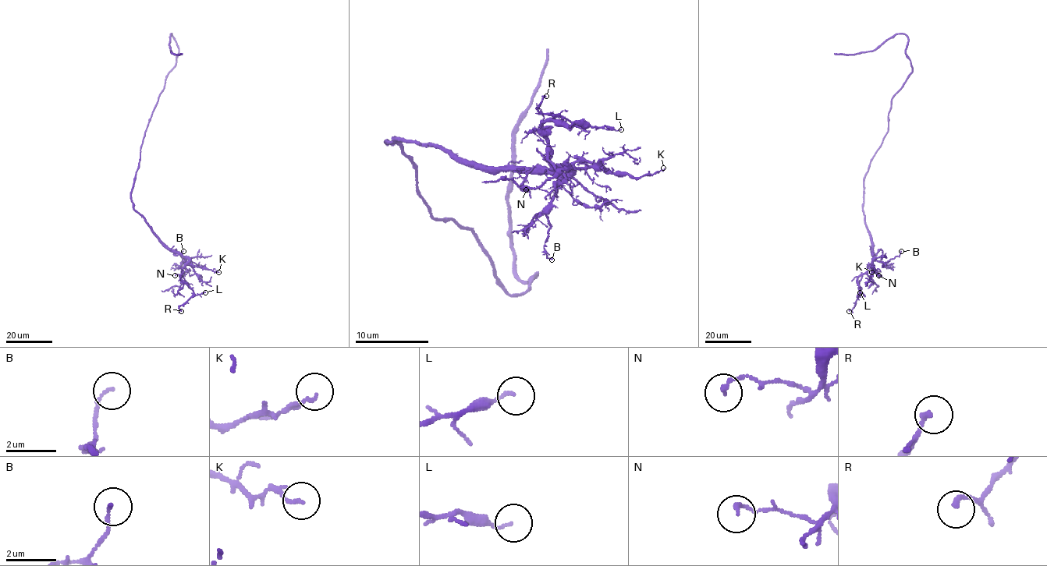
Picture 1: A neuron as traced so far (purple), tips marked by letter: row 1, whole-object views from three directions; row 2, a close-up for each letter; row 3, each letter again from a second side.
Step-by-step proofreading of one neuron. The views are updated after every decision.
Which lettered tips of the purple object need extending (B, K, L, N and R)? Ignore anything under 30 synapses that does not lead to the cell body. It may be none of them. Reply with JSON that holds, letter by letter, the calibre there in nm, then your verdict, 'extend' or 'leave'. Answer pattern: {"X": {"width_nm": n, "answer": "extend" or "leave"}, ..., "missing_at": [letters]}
{"B": {"width_nm": 110, "answer": "leave"}, "K": {"width_nm": 100, "answer": "leave"}, "L": {"width_nm": 90, "answer": "leave"}, "N": {"width_nm": 160, "answer": "leave"}, "R": {"width_nm": 200, "answer": "leave"}, "missing_at": []}

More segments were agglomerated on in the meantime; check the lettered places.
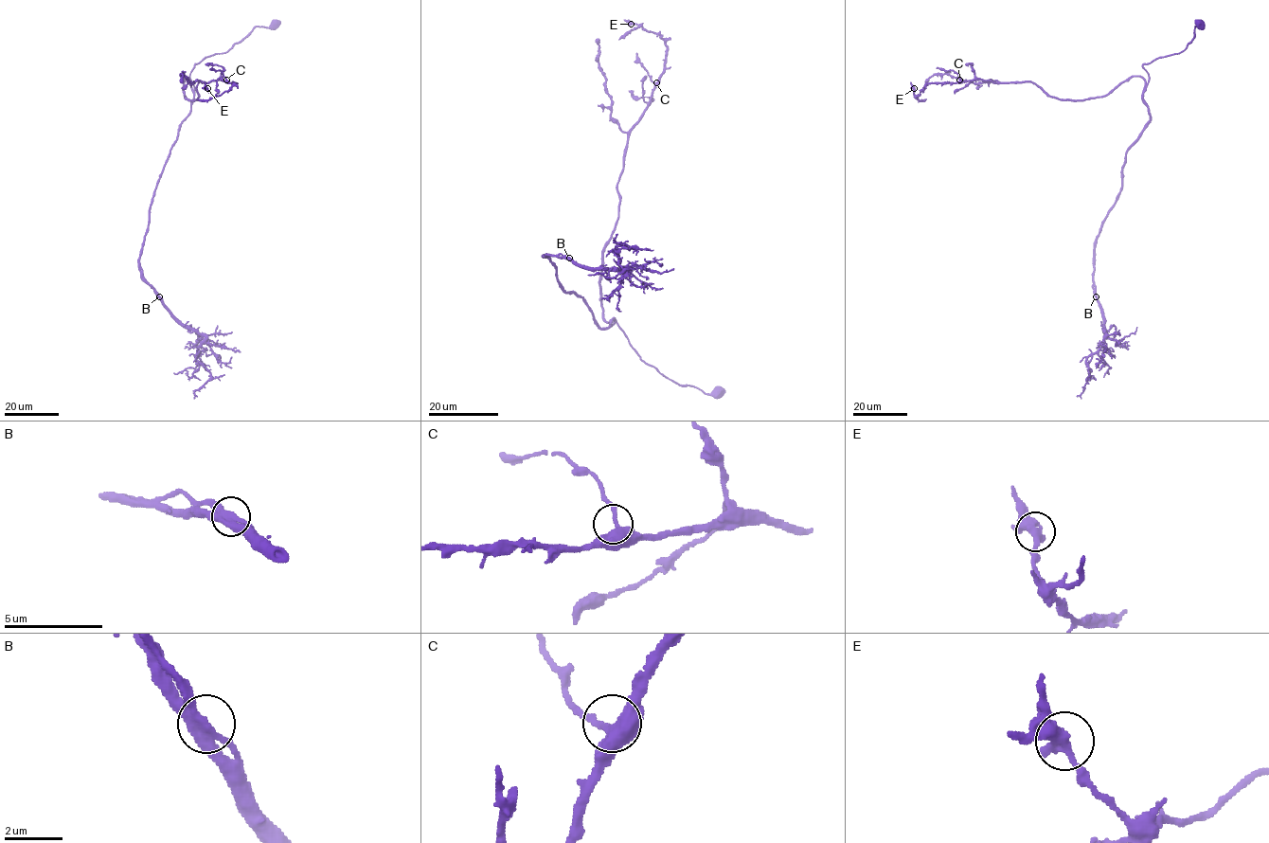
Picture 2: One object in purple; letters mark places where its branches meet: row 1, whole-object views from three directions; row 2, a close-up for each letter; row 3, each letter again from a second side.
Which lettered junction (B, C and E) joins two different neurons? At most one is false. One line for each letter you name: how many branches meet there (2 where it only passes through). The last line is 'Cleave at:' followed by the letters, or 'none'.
Cleave at: none

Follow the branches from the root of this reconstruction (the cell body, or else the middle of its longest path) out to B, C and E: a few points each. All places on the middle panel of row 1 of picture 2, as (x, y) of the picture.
B: (718, 391), (678, 385), (646, 365), (615, 318), (600, 328), (544, 255), (569, 258)
C: (718, 391), (667, 378), (602, 316), (627, 132), (656, 82)
E: (718, 391), (667, 378), (602, 316), (627, 132), (667, 49), (631, 24)

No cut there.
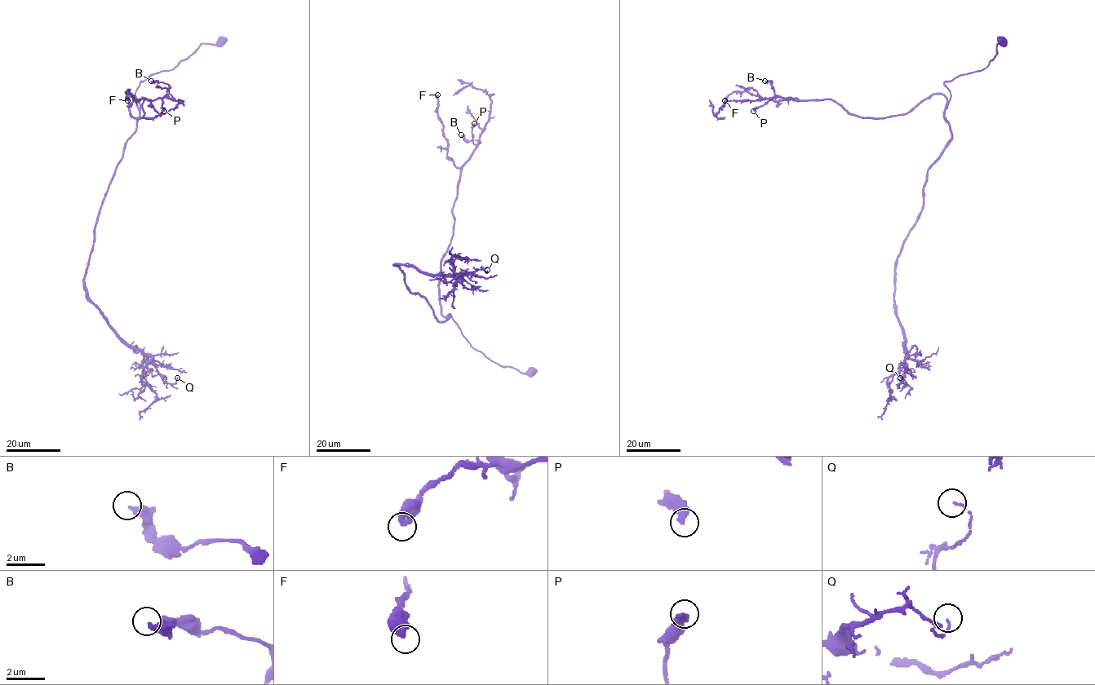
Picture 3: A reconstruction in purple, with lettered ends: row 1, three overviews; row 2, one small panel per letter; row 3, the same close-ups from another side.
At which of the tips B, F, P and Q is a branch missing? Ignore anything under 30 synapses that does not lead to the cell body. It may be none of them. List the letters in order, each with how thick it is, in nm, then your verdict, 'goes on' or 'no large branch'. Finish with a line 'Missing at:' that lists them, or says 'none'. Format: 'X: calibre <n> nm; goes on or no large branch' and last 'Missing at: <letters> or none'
B: calibre 320 nm; no large branch
F: calibre 500 nm; no large branch
P: calibre 400 nm; no large branch
Q: calibre 90 nm; no large branch
Missing at: none

